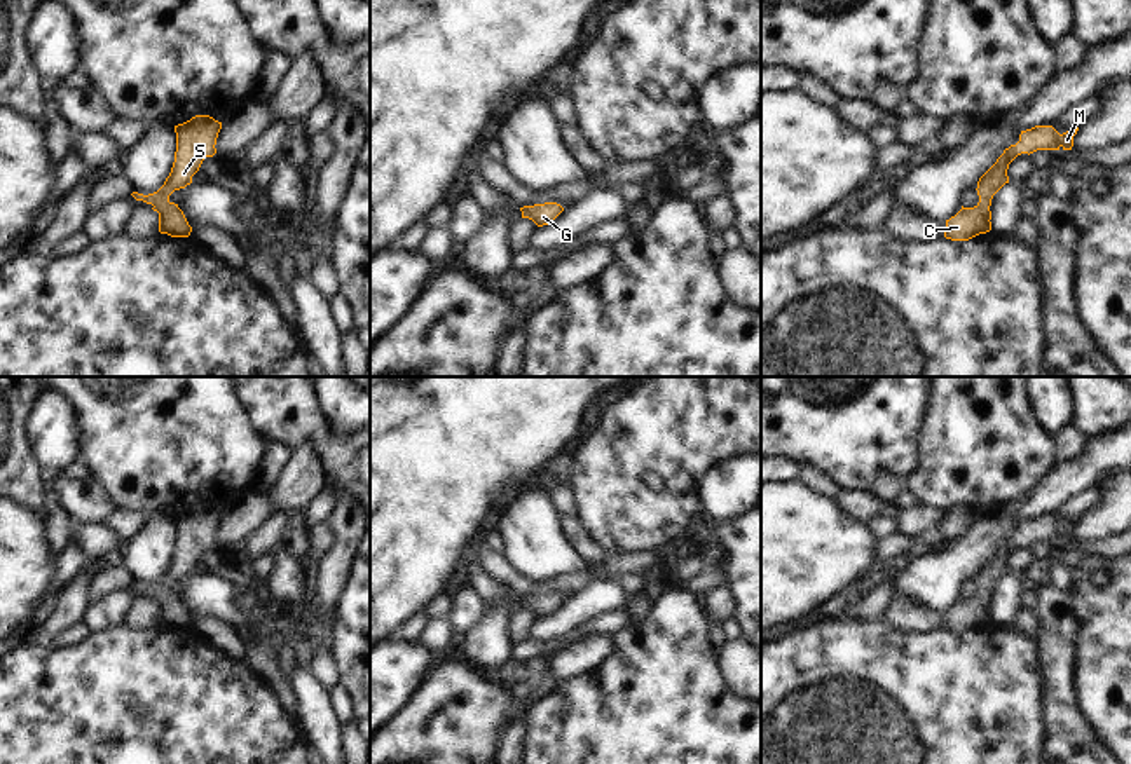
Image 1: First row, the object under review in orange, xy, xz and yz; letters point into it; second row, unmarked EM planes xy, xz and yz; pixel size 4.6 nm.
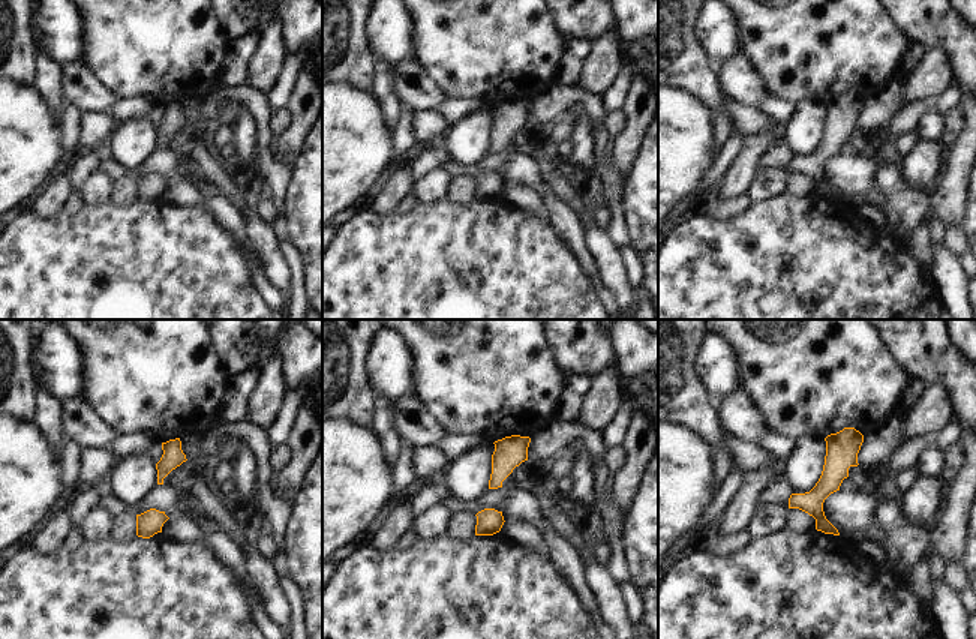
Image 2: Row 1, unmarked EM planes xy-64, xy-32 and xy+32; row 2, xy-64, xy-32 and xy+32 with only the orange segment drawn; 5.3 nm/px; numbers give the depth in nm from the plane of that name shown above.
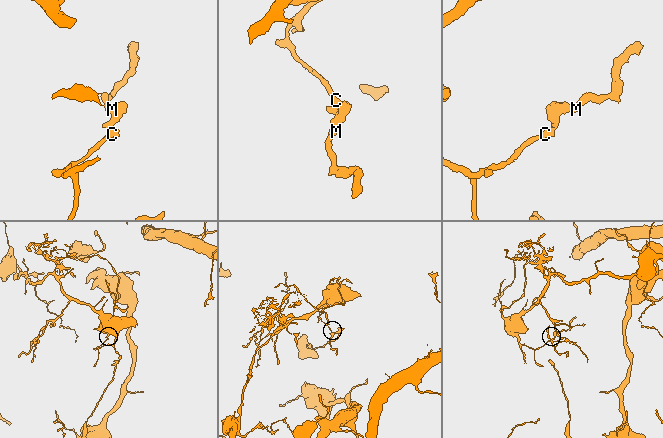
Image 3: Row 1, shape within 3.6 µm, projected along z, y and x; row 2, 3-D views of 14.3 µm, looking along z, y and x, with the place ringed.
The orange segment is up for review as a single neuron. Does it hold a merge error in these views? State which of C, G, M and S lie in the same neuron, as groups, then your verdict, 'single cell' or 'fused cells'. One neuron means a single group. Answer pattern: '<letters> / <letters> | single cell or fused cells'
C G M S | single cell

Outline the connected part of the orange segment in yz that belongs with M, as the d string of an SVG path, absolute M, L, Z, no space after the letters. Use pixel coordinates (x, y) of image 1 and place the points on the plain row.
M1035 516L1021 522L1019 532L1004 541L997 553L979 569L977 586L979 593L974 598L963 598L946 611L944 628L951 631L969 631L979 624L991 621L991 590L1009 574L1009 555L1021 544L1033 544L1037 541L1072 541L1077 520L1059 525L1052 516Z

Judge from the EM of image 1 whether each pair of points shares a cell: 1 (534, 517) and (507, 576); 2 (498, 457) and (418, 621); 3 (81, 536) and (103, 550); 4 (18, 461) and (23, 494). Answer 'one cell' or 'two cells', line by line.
1: two cells
2: two cells
3: one cell
4: one cell

